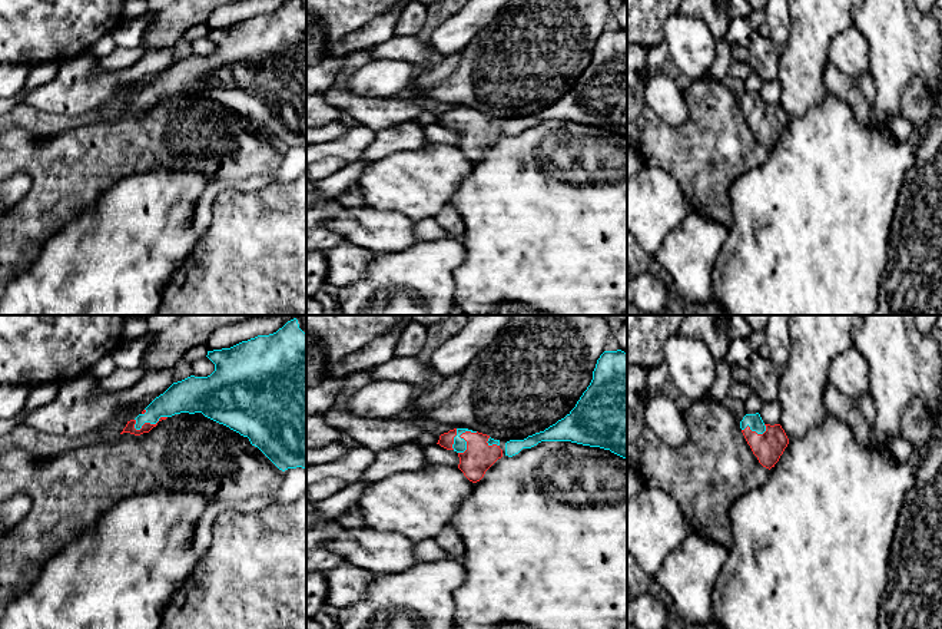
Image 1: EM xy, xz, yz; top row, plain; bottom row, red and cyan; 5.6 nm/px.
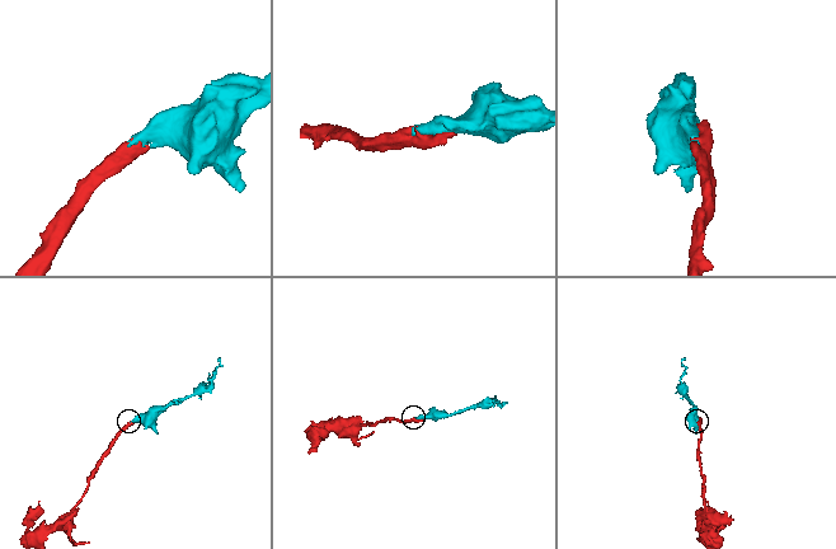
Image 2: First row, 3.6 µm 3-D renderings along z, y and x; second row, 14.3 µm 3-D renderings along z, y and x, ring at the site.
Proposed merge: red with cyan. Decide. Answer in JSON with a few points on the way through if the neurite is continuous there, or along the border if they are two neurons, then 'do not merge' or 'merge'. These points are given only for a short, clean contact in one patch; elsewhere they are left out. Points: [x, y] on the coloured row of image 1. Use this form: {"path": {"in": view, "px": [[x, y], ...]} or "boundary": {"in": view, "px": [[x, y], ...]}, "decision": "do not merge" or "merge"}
{"decision": "merge"}

